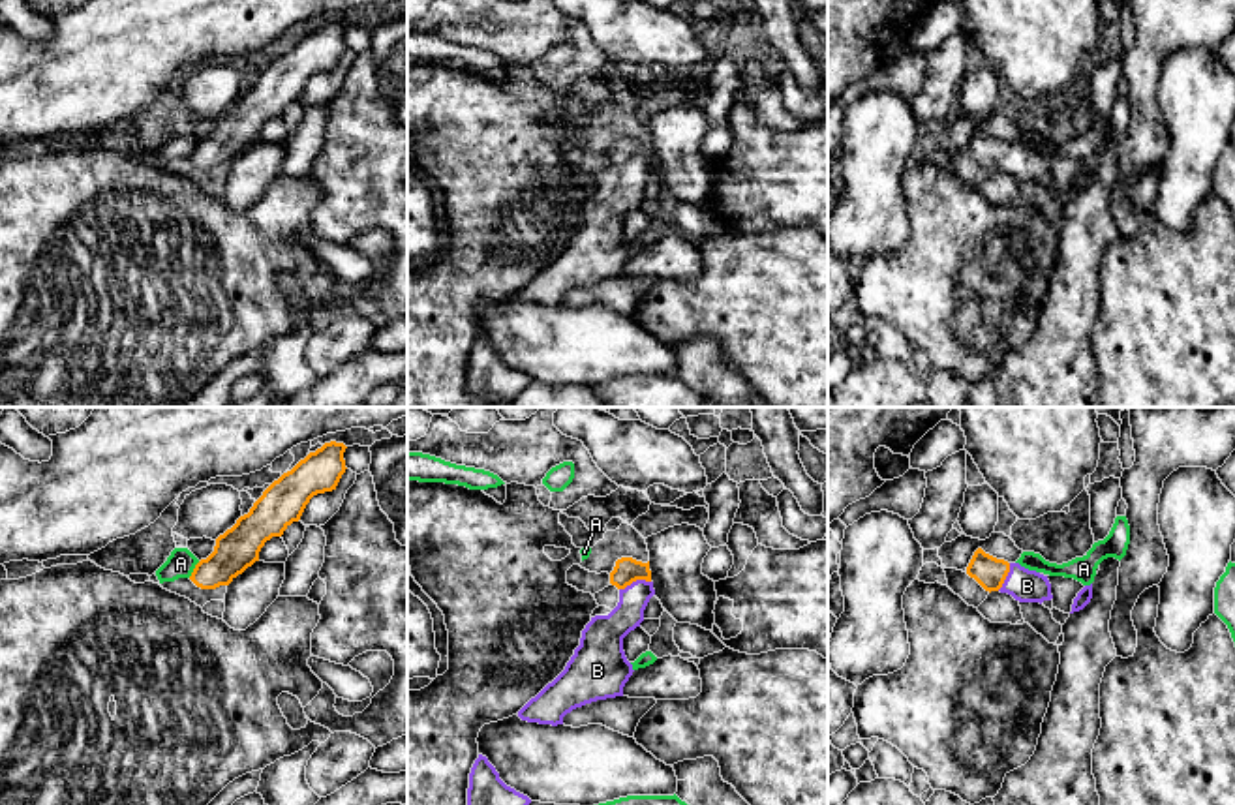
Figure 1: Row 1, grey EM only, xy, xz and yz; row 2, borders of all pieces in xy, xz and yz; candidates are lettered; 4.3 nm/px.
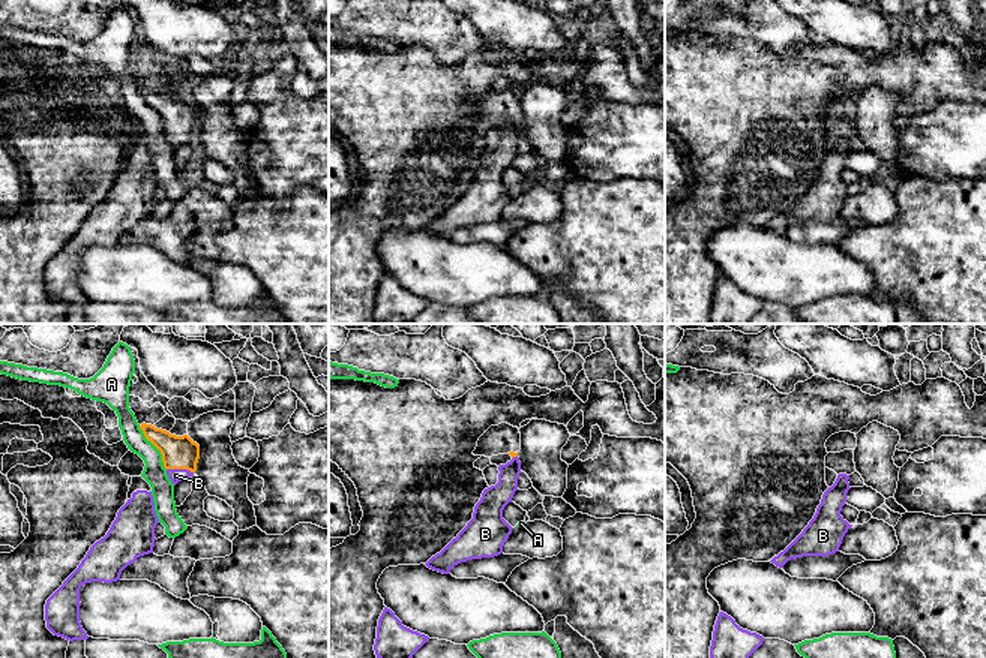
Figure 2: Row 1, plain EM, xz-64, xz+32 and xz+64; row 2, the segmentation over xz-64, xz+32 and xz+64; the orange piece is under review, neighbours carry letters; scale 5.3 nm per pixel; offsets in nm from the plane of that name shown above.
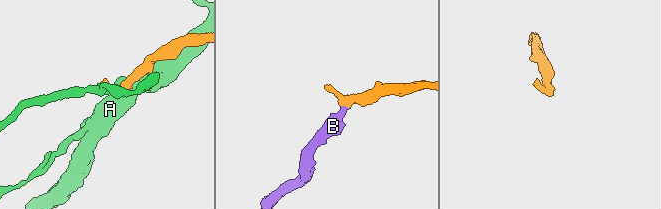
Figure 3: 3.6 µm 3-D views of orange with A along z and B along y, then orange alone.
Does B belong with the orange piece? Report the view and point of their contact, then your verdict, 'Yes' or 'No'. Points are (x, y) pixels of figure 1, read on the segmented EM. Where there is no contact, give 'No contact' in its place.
Touches orange at xz (635, 580). Yes

